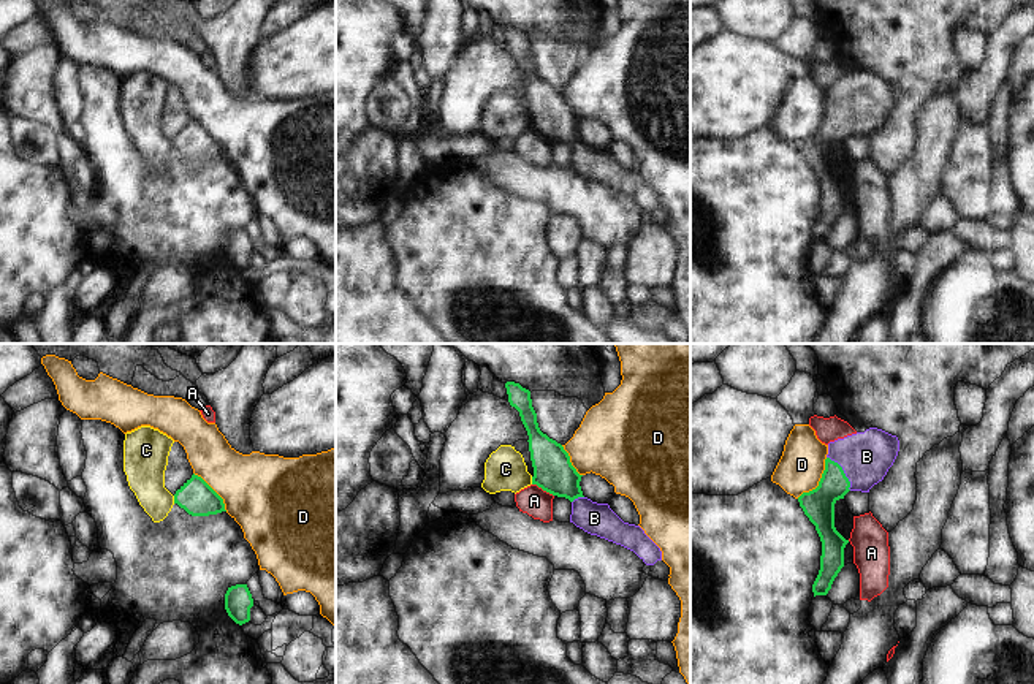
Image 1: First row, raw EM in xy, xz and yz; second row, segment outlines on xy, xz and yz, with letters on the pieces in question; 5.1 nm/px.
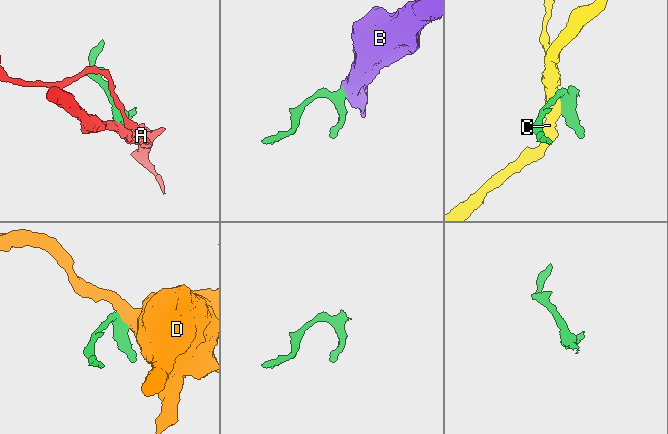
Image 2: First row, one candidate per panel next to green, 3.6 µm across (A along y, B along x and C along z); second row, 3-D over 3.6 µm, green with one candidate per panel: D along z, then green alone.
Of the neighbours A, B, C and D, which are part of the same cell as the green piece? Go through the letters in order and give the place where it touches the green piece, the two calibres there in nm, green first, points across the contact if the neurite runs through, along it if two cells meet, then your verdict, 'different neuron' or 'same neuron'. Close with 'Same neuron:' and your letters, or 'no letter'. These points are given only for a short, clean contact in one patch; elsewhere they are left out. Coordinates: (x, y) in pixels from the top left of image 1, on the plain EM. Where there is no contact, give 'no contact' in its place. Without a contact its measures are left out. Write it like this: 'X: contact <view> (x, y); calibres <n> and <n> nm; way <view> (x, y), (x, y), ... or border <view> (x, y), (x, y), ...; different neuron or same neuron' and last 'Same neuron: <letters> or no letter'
A: contact xz (543, 135); calibres 200 and 150 nm; border xz (532, 129), (553, 141); different neuron
B: contact yz (843, 117); calibres 160 and 260 nm; way yz (819, 149), (843, 117), (866, 102); same neuron
C: contact xy (174, 144); calibres 180 and 220 nm; different neuron
D: contact yz (819, 127); calibres 160 and 220 nm; border yz (827, 103), (819, 129), (797, 143); different neuron
Same neuron: B

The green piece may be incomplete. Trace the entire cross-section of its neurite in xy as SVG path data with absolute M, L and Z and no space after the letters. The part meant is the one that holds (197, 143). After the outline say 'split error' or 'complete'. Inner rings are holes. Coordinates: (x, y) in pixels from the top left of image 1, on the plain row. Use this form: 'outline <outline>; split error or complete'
outline M195 119L176 136L174 149L192 162L209 162L226 157L223 144Z; complete

